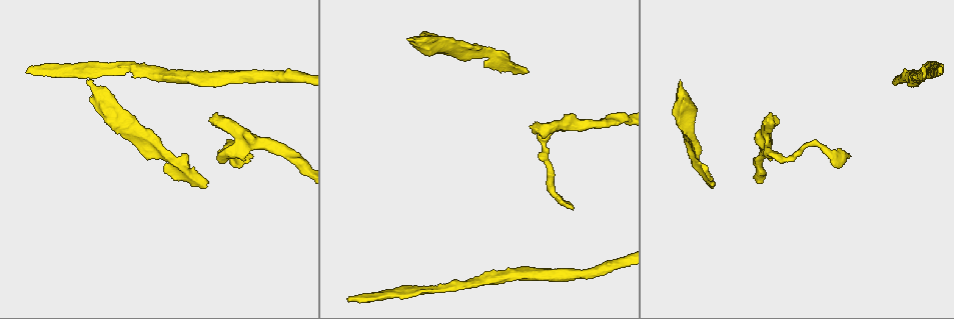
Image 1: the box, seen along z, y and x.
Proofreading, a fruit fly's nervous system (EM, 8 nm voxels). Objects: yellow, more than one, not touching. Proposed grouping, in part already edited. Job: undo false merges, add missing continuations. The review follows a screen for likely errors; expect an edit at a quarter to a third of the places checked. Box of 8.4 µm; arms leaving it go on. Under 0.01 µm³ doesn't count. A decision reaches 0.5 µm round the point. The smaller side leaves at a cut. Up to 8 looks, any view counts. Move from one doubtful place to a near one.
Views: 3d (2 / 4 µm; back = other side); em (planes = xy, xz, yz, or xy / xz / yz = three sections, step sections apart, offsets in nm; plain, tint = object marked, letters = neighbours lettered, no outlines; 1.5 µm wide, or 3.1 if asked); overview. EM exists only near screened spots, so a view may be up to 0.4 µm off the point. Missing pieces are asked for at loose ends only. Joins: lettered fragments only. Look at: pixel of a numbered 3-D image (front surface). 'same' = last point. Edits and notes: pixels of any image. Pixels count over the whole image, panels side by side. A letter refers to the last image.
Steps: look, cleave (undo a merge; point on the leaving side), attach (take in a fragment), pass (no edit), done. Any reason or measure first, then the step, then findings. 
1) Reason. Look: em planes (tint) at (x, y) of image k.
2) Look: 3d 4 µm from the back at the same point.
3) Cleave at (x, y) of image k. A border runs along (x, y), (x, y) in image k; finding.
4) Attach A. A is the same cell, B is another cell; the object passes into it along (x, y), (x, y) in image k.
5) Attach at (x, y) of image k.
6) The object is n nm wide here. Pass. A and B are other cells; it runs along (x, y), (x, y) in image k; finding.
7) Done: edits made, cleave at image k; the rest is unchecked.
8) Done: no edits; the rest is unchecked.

An open end. Look: em yz step 8 (tint) at (712, 182) of image 1.

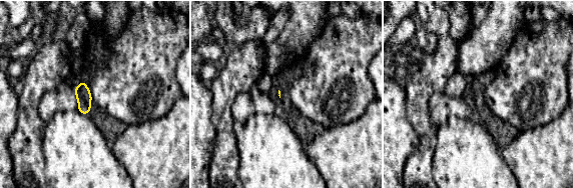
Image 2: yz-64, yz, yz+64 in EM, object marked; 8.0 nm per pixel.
Another direction. Look: em planes (letters) at the same point.

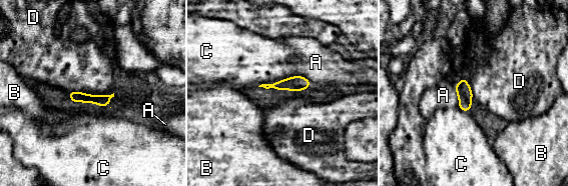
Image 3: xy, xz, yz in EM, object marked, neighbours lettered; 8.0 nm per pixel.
Pass. A, B, C and D are other cells; a border runs along (68, 91), (88, 94), (113, 93) in image 3; none of them fits.

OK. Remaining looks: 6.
Free end. Look: em planes (letters) at (769, 117) of image 1.

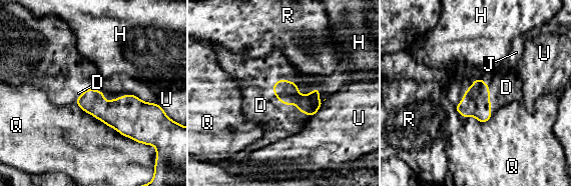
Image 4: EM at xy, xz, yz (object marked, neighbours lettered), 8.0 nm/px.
The object is 180 nm wide here. Attach D. D is the same cell, H, J, Q, R and U are other cells; the object passes into it along (287, 92), (277, 98), (260, 105) in image 4; the cell continues.

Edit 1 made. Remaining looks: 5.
Done: edits made, attach at image 4; the rest is unchecked.

